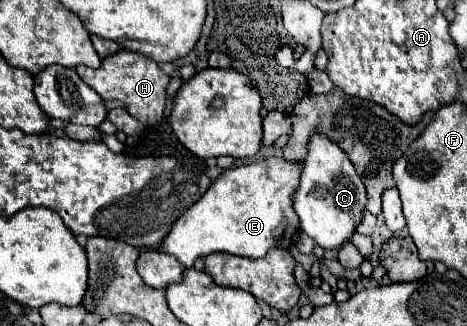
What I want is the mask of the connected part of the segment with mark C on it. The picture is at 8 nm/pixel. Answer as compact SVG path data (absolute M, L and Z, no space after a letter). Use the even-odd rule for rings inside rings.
M315 133L311 137L309 153L303 159L301 185L293 197L293 205L301 219L301 231L305 231L323 249L339 249L341 245L349 243L357 231L357 225L361 223L363 213L367 211L363 181L347 155L325 135Z

